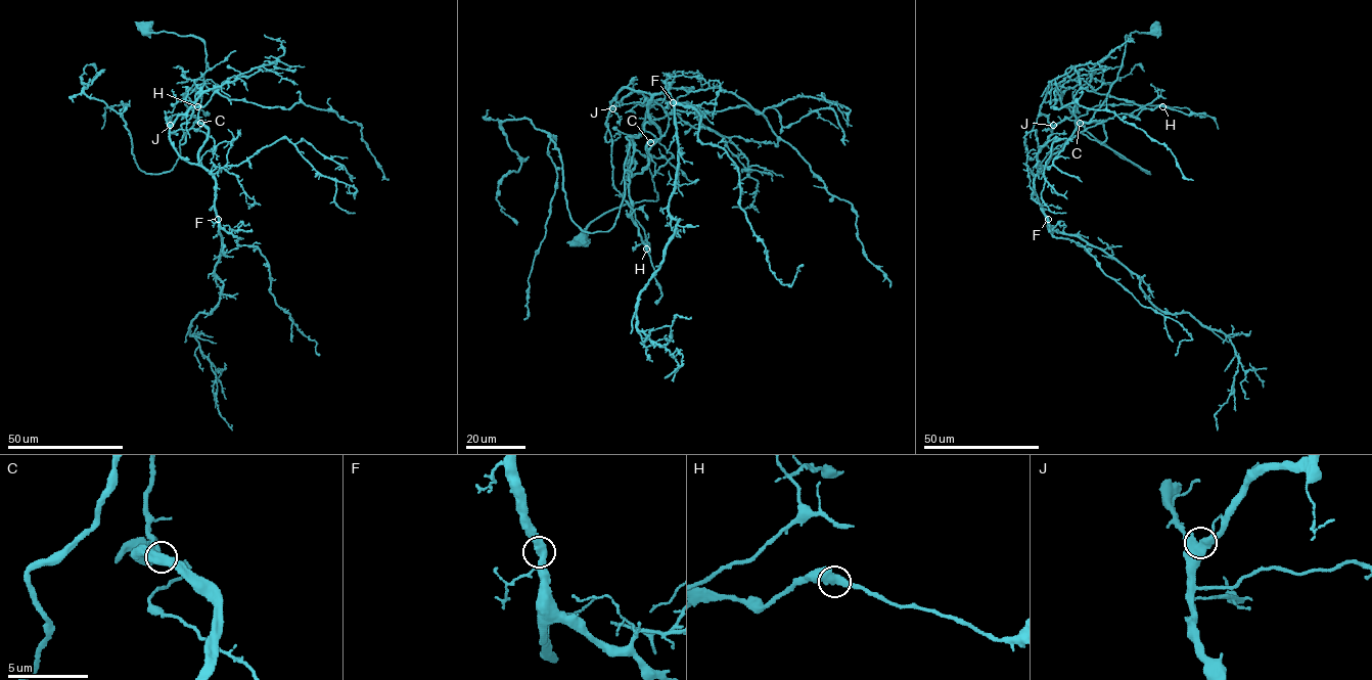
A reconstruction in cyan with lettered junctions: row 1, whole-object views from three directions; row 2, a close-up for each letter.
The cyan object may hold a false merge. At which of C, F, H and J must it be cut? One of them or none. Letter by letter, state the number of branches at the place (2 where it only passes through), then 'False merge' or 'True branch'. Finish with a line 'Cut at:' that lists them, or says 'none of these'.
C: Branches: 2. True branch
F: Branches: 2. True branch
H: Branches: 2. True branch
J: Branches: 2. True branch
Cut at: none of these

